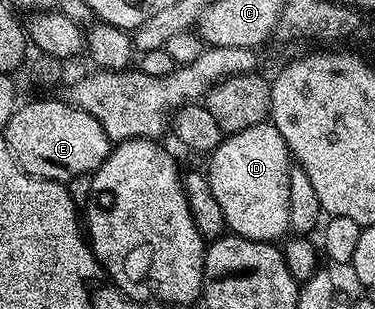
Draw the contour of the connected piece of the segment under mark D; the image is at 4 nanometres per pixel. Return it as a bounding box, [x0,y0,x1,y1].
[207,120,291,243]

